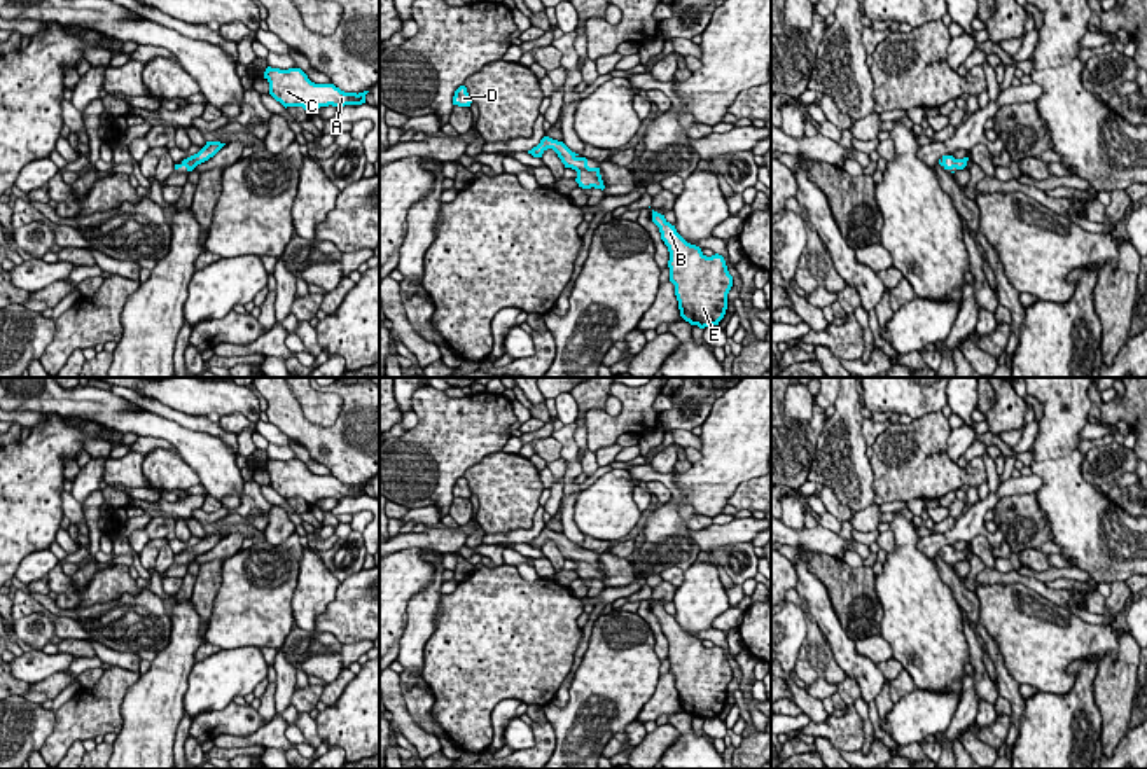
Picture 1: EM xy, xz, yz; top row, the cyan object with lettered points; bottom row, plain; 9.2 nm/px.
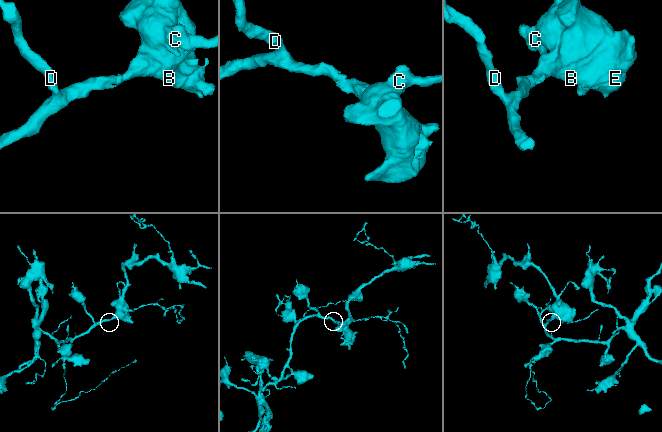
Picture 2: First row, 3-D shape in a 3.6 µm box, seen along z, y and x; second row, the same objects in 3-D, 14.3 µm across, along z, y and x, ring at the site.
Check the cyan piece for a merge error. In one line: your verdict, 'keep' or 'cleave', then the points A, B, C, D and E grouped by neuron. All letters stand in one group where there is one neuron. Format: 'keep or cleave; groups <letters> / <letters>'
keep; groups A B C D E

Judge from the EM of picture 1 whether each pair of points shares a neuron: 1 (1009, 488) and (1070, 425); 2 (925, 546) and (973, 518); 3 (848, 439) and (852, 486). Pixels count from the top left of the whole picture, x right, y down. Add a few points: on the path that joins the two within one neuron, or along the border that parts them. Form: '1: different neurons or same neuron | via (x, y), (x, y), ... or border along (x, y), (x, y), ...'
1: different neurons | border along (1032, 472), (1042, 481), (1035, 493)
2: same neuron | via (938, 540), (948, 539), (960, 530)
3: same neuron | via (848, 451), (848, 474)

